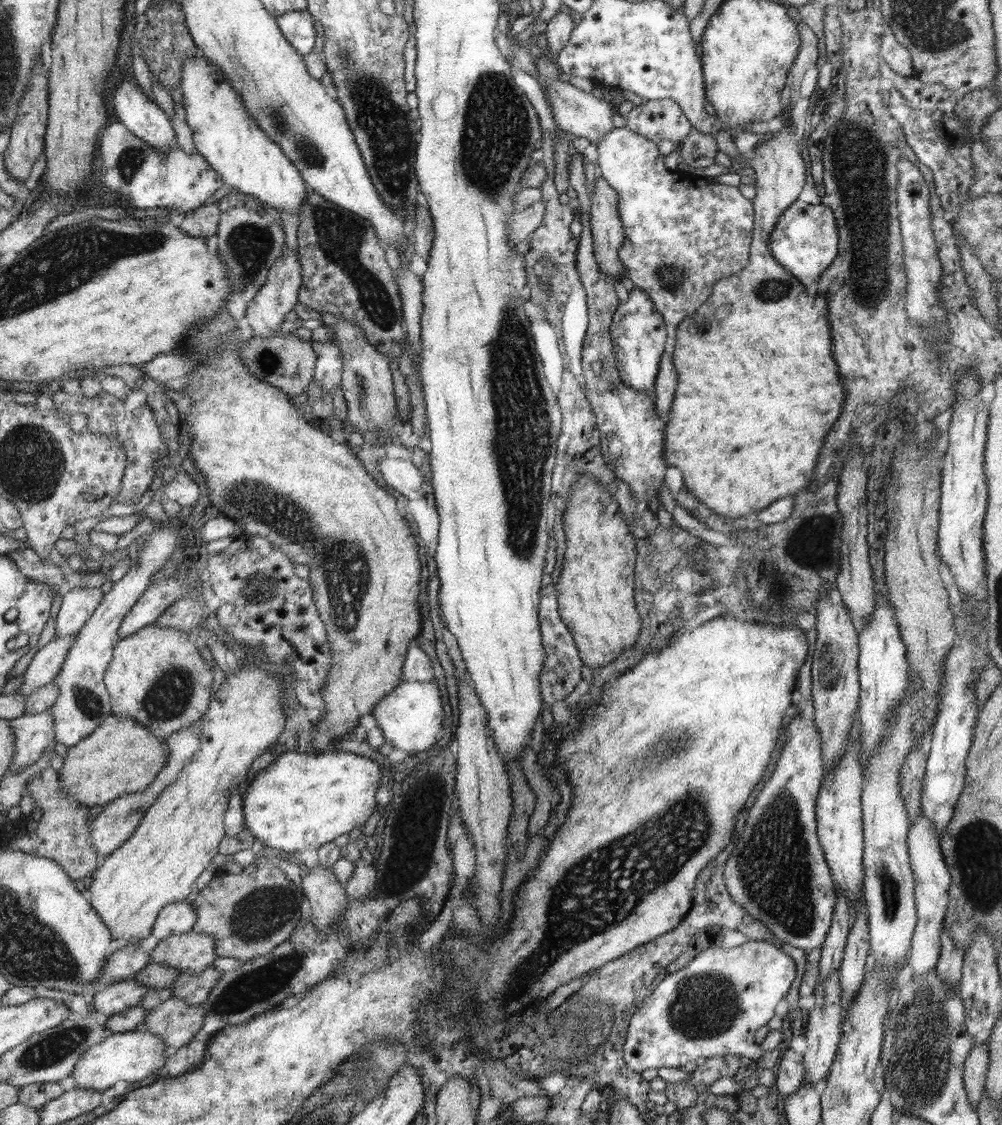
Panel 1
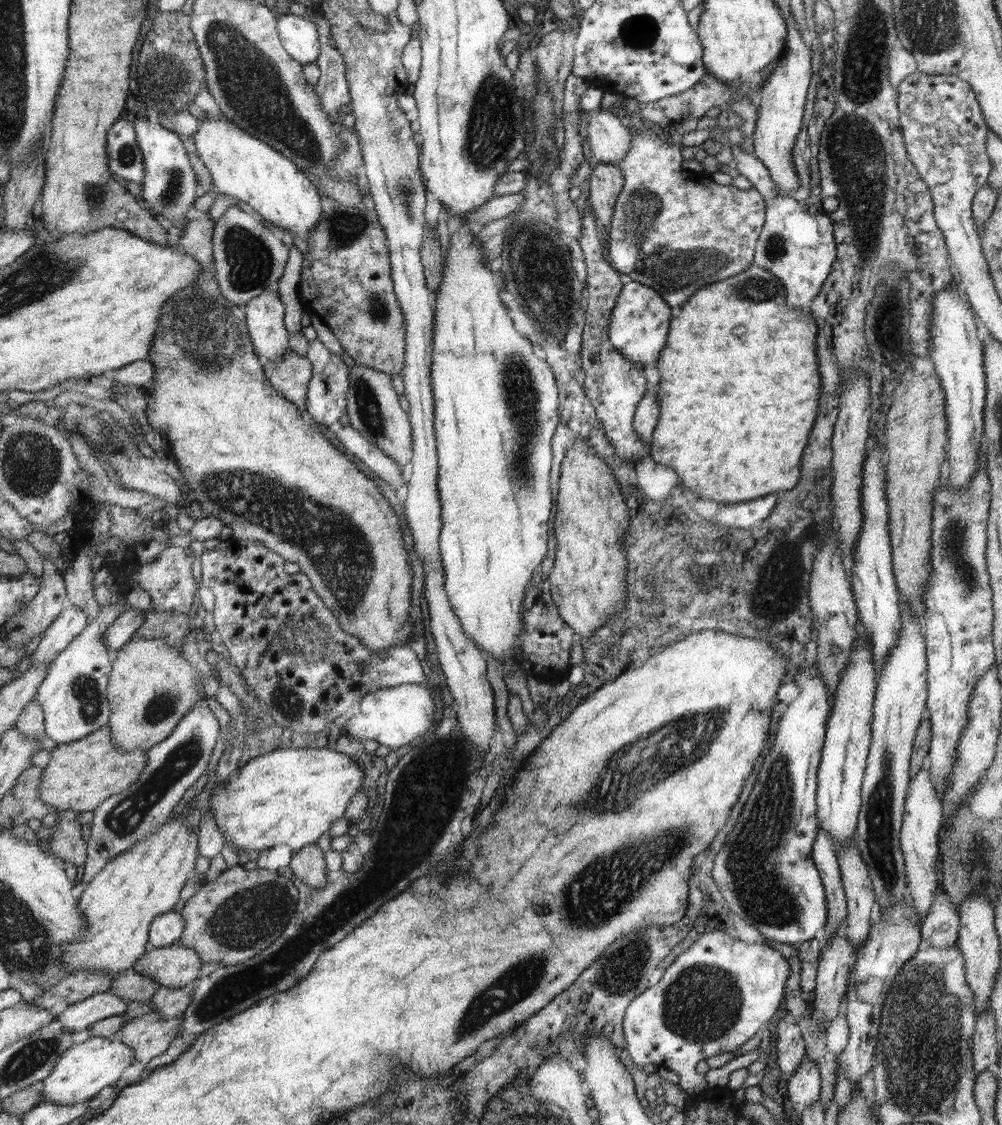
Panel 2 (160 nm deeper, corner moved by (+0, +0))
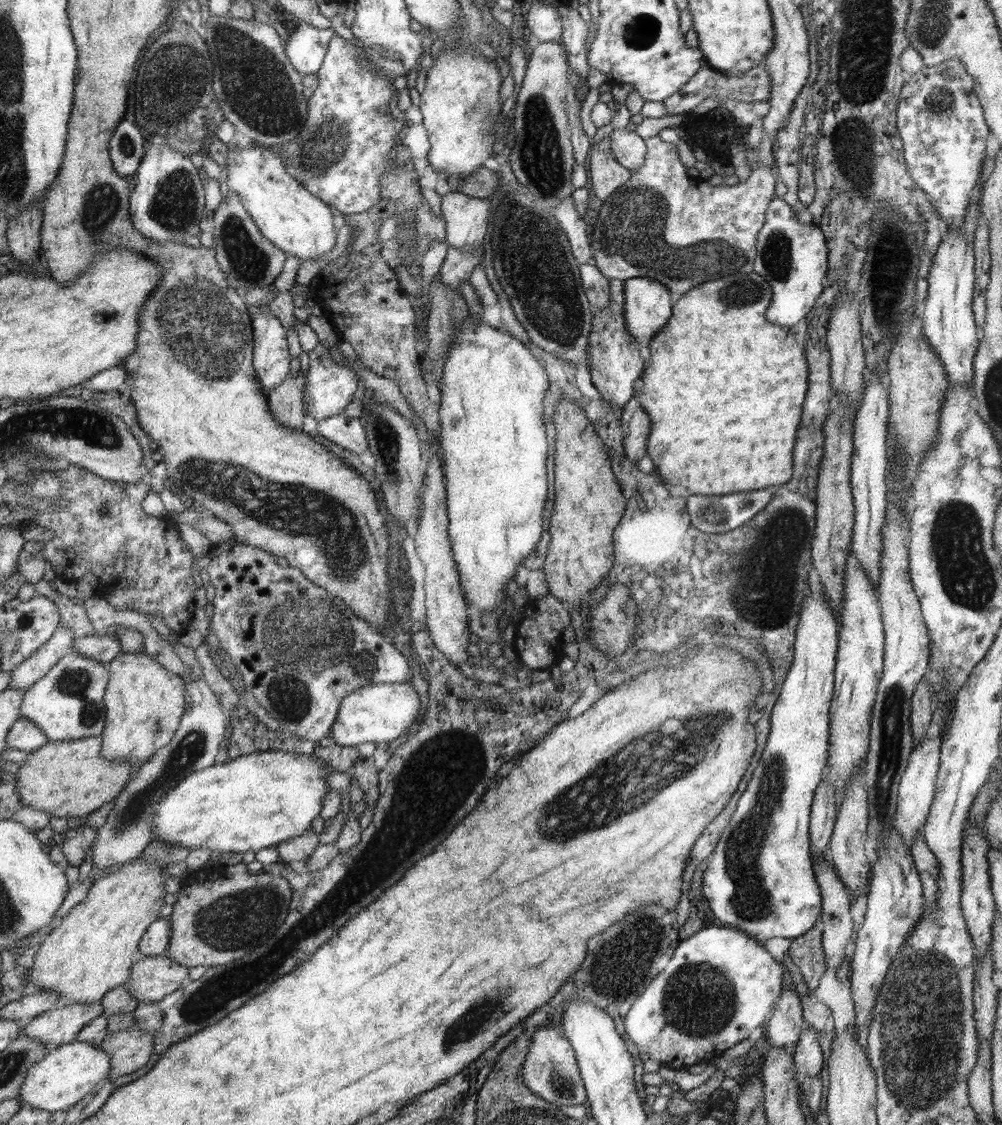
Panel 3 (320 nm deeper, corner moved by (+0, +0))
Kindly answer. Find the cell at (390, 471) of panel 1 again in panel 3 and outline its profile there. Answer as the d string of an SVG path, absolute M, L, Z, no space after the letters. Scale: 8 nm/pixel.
M345 413L317 422L316 432L326 437L330 442L360 456L368 450L368 440L365 436L363 420L350 418Z

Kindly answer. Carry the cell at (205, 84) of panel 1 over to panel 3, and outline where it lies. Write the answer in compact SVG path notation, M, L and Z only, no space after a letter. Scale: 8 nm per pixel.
M258 145L237 146L234 151L228 148L223 174L228 174L226 184L234 191L246 207L248 214L257 224L266 239L282 252L298 256L299 262L314 260L326 254L336 244L336 226L329 203L310 194L301 182L290 176L283 160L274 156L268 149Z

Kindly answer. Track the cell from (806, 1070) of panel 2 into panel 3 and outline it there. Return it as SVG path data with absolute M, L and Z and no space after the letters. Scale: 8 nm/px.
M805 1026L803 1034L796 1042L792 1060L794 1060L800 1080L807 1076L818 1075L820 1077L820 1072L824 1068L824 1054L818 1040L817 1030Z

